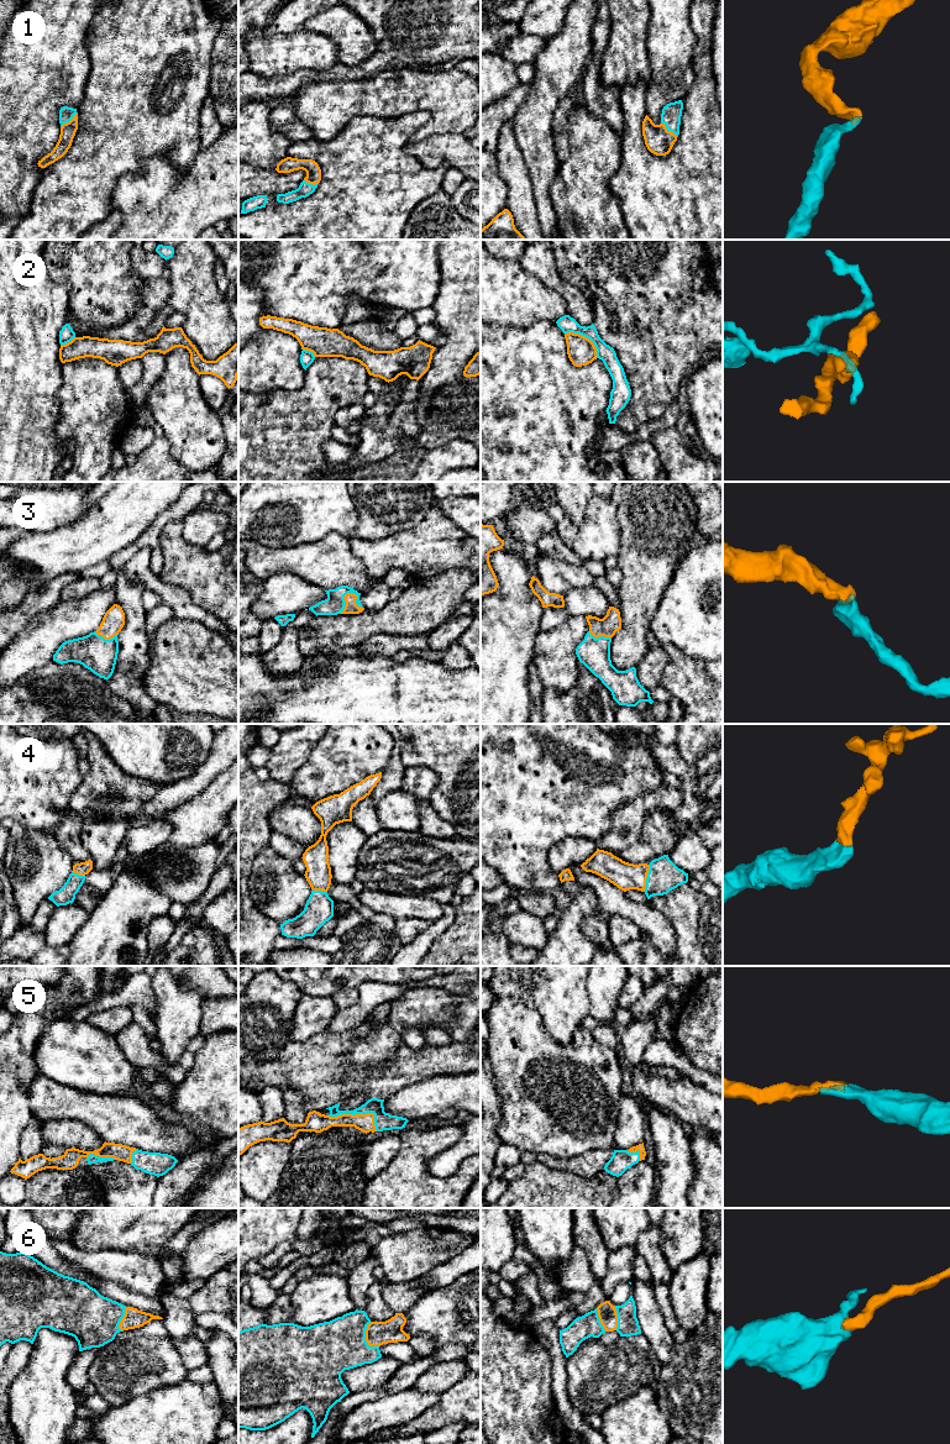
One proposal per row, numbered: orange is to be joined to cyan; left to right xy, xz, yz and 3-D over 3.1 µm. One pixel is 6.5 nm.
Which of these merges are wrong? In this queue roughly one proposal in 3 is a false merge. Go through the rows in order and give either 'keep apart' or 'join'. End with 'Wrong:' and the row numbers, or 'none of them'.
1: join
2: keep apart
3: join
4: join
5: join
6: join
Wrong: 2

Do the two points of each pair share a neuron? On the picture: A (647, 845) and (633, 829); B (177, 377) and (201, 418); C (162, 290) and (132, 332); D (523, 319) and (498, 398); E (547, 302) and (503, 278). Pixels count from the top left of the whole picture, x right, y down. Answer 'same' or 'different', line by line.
A: different
B: same
C: same
D: different
E: same

